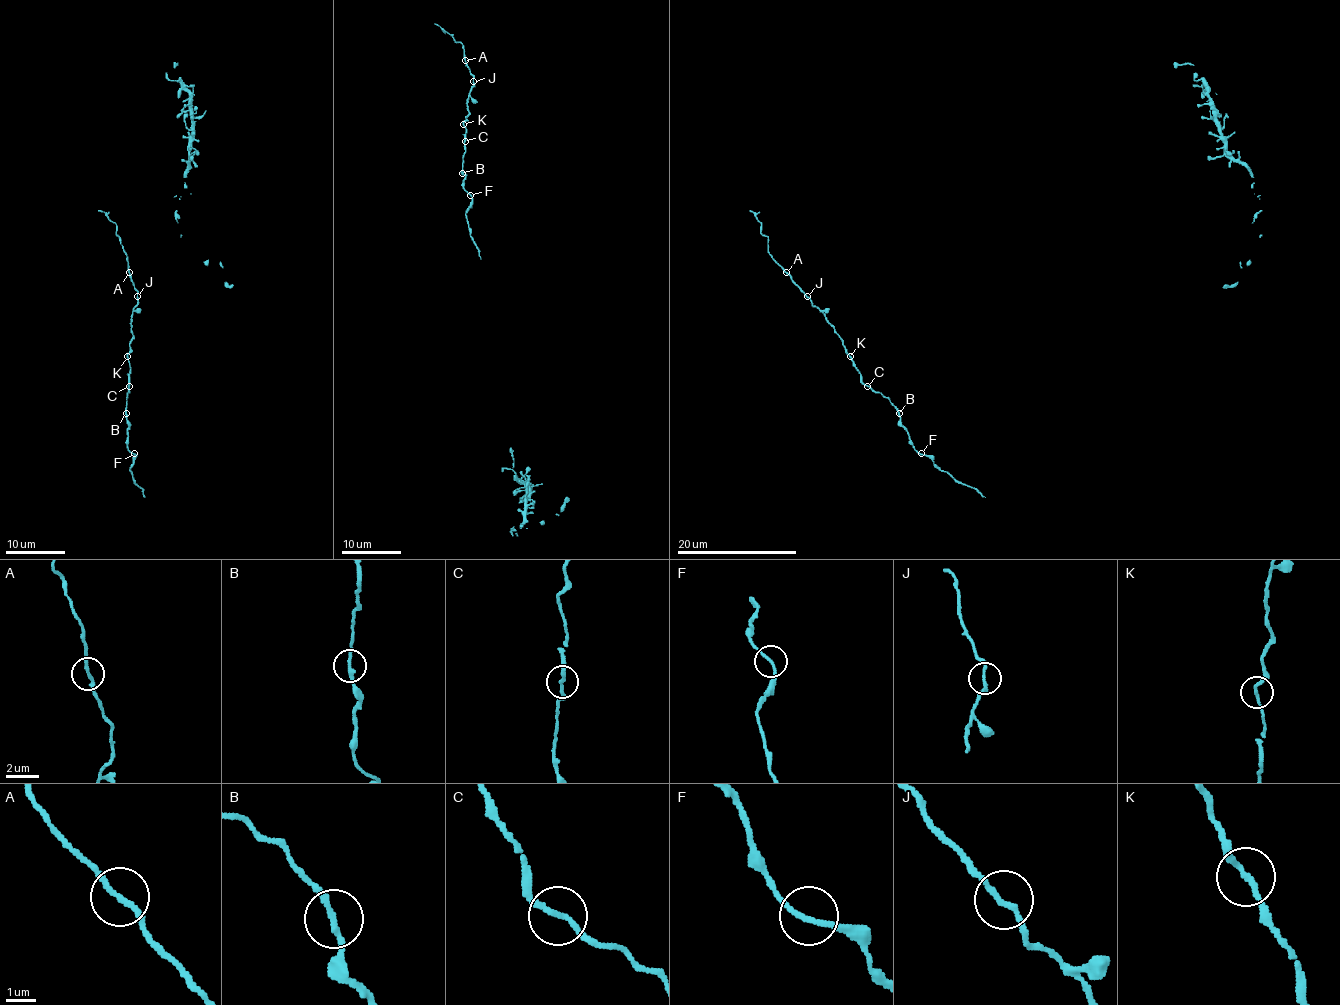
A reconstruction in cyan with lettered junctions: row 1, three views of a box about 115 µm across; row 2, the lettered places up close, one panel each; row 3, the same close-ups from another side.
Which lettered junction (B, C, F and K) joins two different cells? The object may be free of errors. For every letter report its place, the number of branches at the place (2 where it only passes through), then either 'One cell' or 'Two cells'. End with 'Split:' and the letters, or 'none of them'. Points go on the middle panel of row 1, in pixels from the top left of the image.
B: Place: (462, 173). Branches: 2. One cell
C: Place: (465, 141). Branches: 2. One cell
F: Place: (470, 195). Branches: 2. One cell
K: Place: (463, 124). Branches: 2. One cell
Split: none of them

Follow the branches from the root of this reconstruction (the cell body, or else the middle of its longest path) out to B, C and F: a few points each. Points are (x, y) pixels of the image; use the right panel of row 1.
B: (985, 497), (957, 482), (930, 458), (921, 455), (914, 447), (899, 413)
C: (985, 497), (957, 482), (930, 458), (921, 455), (914, 447), (897, 408), (867, 386)
F: (985, 497), (957, 482), (921, 453)

